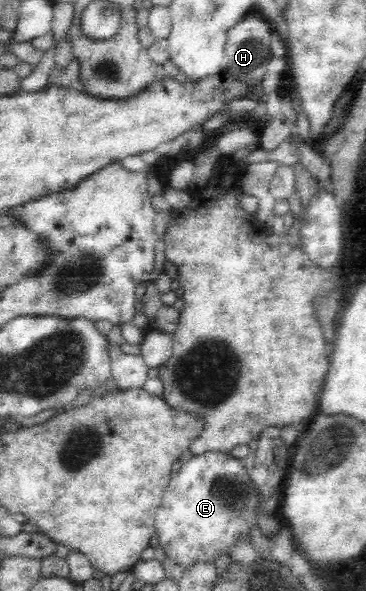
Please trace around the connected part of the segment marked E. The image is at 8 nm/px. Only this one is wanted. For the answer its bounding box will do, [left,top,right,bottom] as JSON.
[156,452,260,567]

